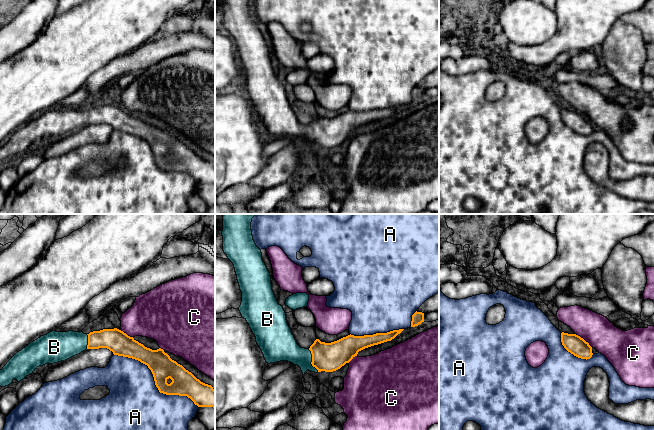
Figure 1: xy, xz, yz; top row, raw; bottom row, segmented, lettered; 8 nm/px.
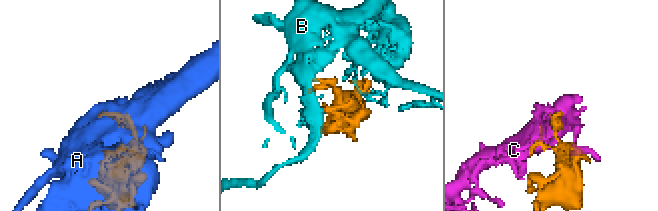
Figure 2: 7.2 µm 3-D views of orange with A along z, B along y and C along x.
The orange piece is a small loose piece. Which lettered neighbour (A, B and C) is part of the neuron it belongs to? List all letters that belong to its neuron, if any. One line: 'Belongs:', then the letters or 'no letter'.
Belongs: B

